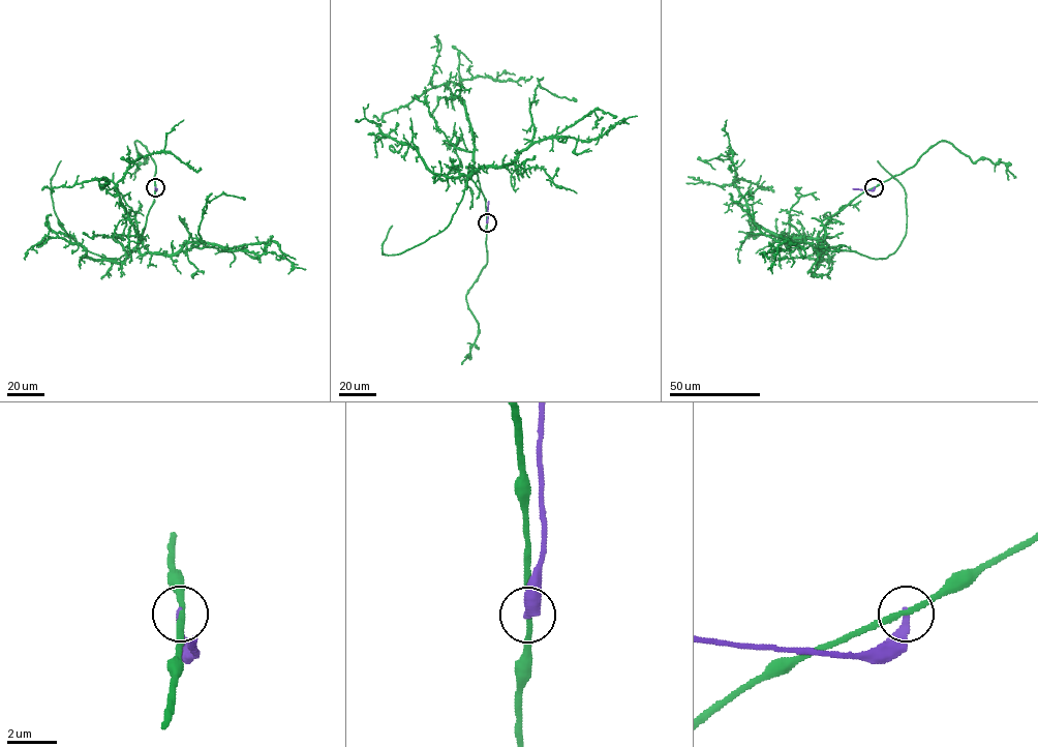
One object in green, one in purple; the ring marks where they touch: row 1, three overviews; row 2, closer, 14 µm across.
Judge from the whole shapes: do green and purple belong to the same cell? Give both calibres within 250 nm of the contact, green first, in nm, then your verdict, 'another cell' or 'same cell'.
220 nm thick on the green side, 240 nm on the other; another cell

